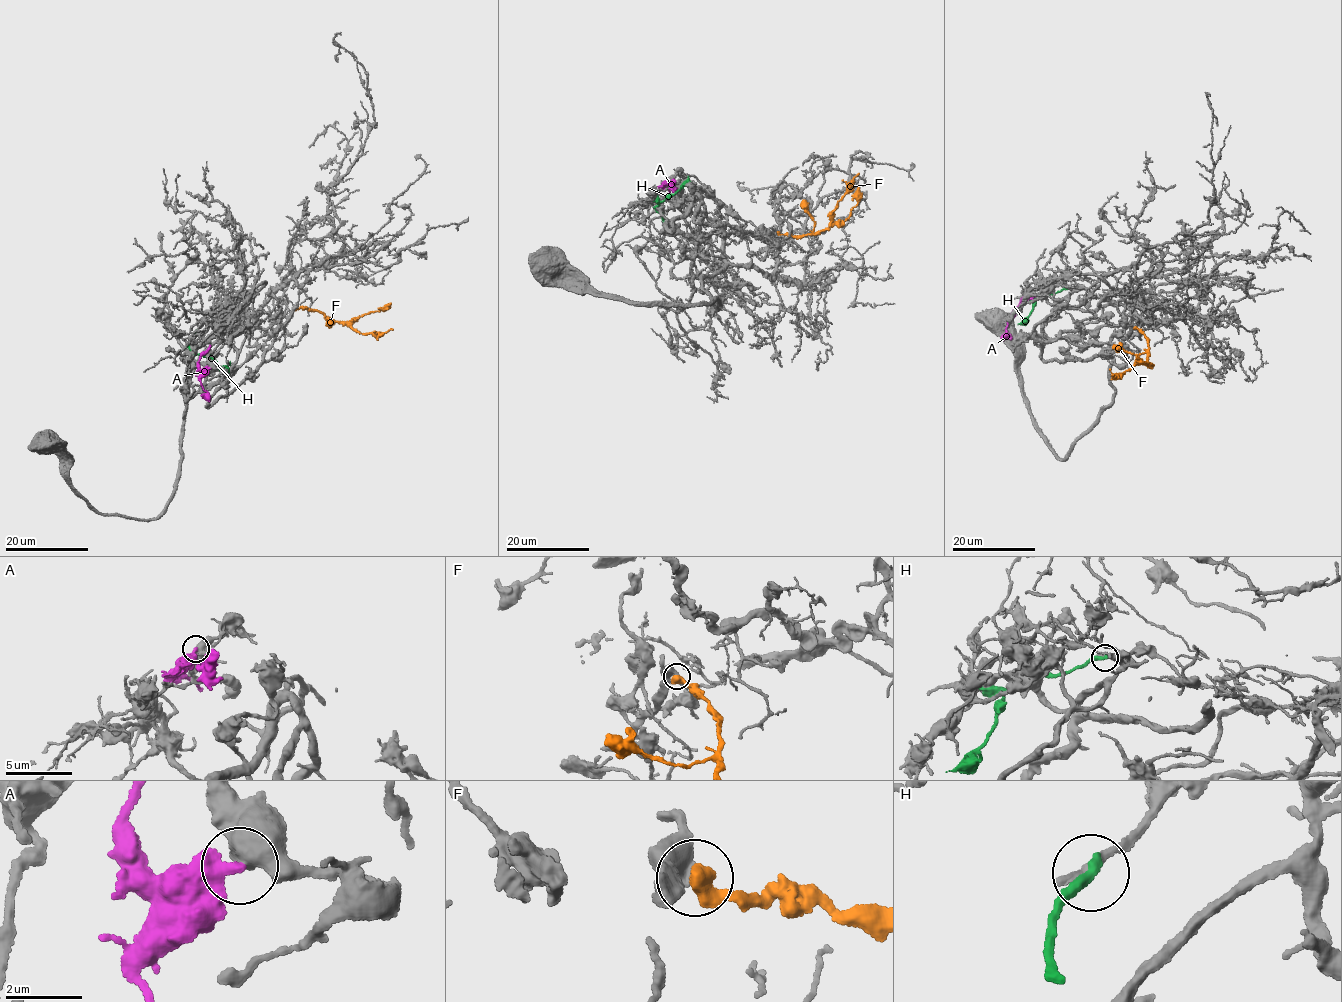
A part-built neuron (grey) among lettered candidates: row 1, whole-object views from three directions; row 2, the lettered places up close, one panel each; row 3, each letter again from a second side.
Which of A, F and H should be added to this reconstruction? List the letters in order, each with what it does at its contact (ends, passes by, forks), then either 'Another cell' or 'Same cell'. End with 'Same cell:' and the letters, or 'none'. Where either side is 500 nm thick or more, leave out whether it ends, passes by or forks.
A: Another cell
F: Same cell
H: It ends there. Another cell
Same cell: F

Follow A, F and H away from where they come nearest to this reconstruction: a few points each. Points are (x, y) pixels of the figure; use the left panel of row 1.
A: (210, 367), (200, 368), (198, 362), (210, 345)
F: (295, 308), (318, 310), (357, 332), (382, 334), (393, 329)
H: (197, 331), (189, 346), (190, 350), (205, 354), (228, 372)

